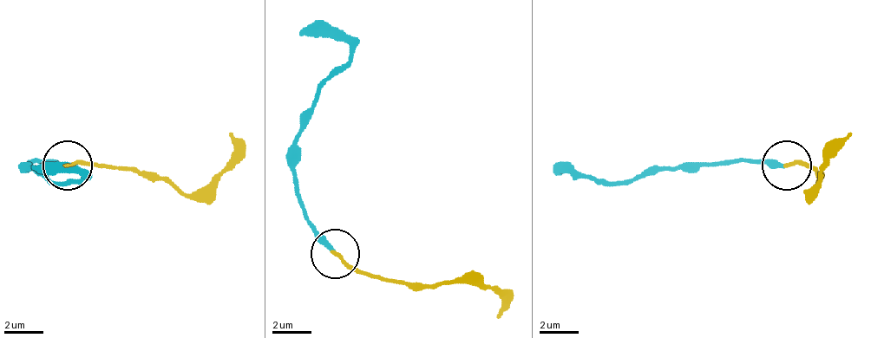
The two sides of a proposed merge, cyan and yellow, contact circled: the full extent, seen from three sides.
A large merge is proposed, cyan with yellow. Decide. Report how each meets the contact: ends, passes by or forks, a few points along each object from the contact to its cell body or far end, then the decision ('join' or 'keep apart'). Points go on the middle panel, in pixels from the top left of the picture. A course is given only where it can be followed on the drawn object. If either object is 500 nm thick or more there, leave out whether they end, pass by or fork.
cyan ends there; yellow ends there; cyan runs (336, 252), (306, 217), (297, 134), (311, 100), (350, 46), (302, 26); yellow runs (336, 252), (350, 267), (390, 282), (435, 286), (464, 282), (494, 291), (503, 301), (498, 315); join

